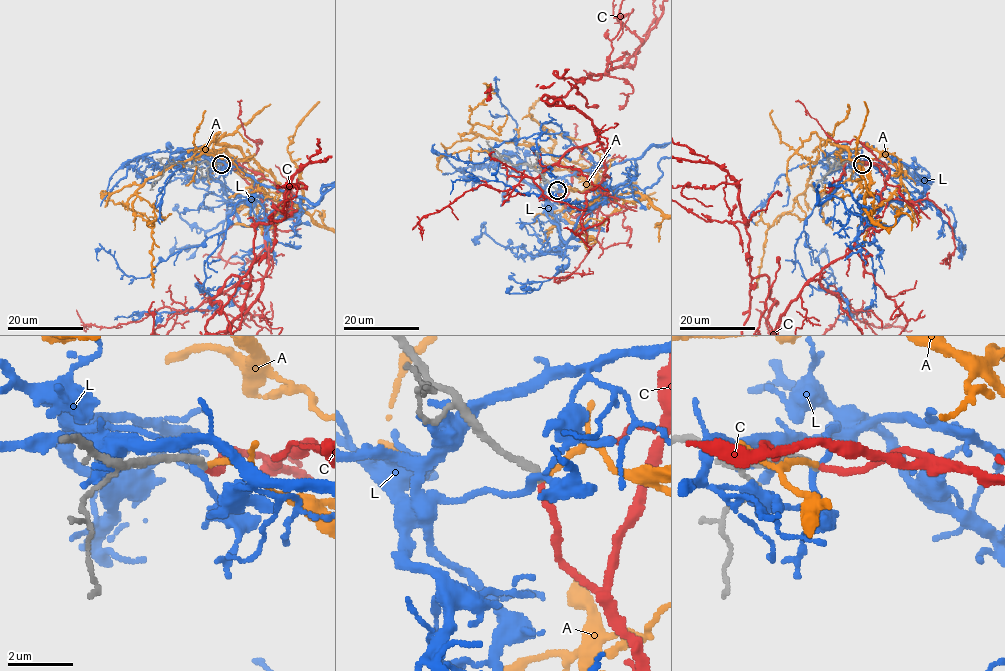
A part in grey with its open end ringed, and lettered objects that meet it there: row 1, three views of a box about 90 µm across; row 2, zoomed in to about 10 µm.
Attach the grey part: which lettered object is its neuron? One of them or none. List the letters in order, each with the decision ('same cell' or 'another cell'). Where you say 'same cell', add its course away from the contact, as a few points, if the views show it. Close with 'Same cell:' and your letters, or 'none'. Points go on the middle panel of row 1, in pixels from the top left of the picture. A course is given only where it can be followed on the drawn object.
A: another cell
C: same cell
L: another cell
Same cell: C

